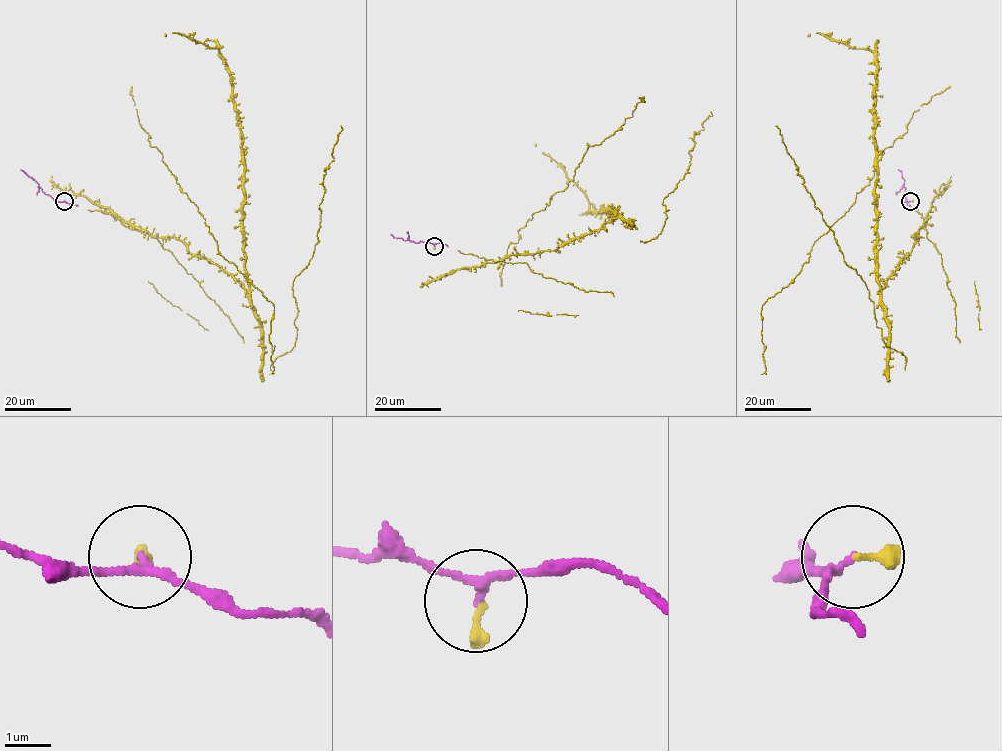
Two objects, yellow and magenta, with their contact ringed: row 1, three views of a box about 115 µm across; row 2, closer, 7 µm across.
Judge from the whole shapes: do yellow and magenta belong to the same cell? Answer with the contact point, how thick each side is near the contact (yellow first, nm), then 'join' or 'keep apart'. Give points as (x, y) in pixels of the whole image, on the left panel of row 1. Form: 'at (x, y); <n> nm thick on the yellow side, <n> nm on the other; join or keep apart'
at (64, 201); 200 nm thick on the yellow side, 150 nm on the other; join

